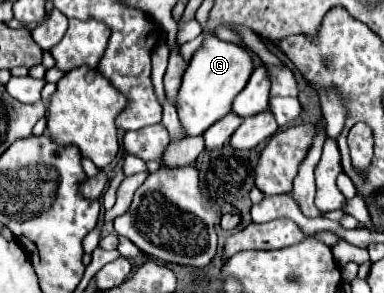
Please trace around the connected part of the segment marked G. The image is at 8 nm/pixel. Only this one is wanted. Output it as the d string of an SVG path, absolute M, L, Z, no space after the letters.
M217 36L207 38L207 42L203 42L203 46L195 52L195 58L191 58L179 88L177 112L187 136L203 134L211 124L215 124L219 118L231 112L235 96L239 94L239 90L243 90L253 70L253 58L245 48L231 42L223 42Z

